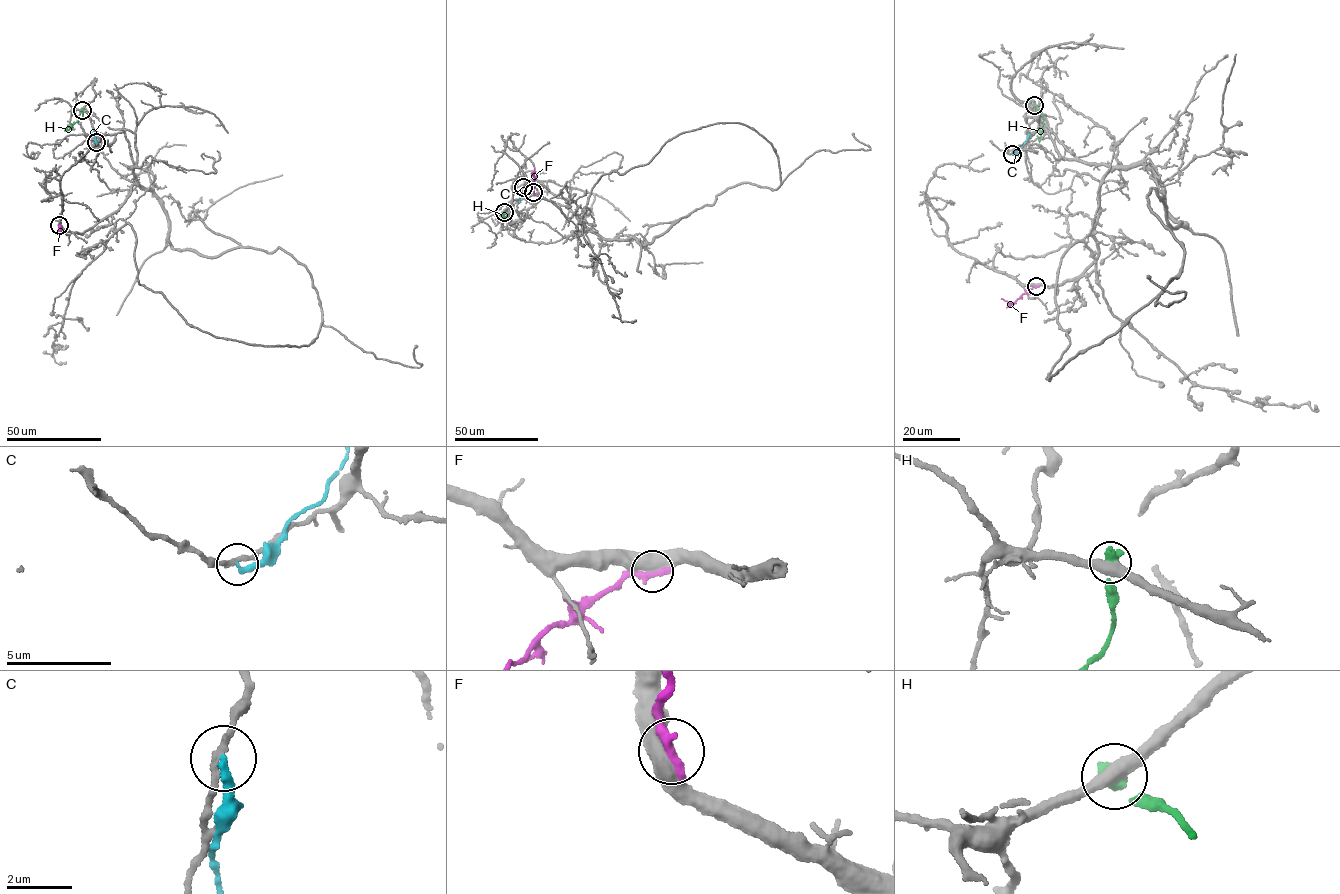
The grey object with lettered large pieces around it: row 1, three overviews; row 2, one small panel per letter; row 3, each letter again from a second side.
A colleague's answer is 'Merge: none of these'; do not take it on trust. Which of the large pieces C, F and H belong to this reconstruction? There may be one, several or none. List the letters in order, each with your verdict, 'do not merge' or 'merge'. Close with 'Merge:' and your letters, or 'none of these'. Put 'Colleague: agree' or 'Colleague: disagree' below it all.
C: do not merge
F: do not merge
H: do not merge
Merge: none of these
Colleague: agree

